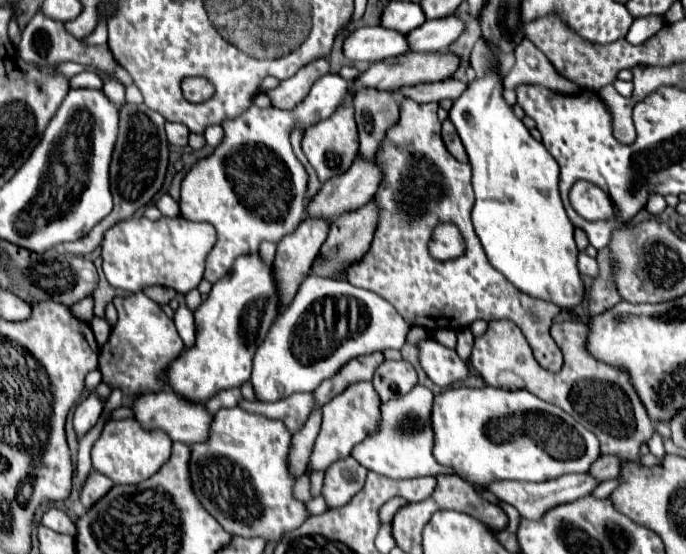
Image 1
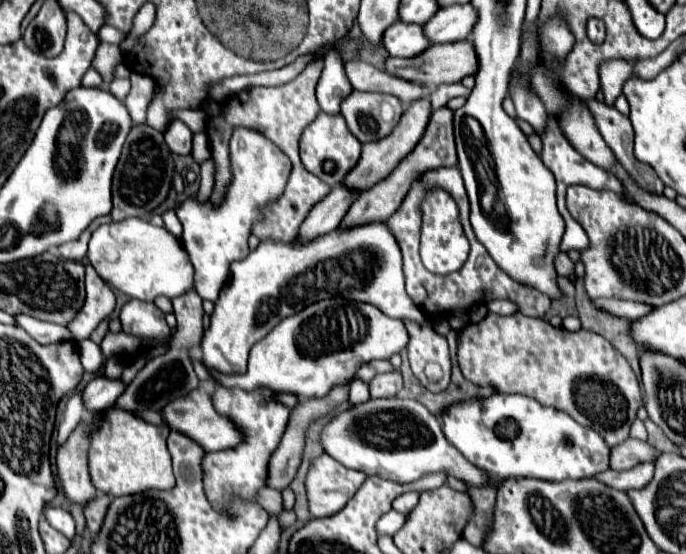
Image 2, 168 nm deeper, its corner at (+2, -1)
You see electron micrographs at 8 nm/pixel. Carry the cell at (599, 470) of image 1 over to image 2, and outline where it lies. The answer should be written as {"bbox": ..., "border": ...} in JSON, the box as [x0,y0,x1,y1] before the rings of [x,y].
{"bbox":[611,438,657,470],"border":[[[629,438],[611,450],[611,468],[613,470],[629,470],[639,462],[655,462],[657,450],[643,440]]]}

